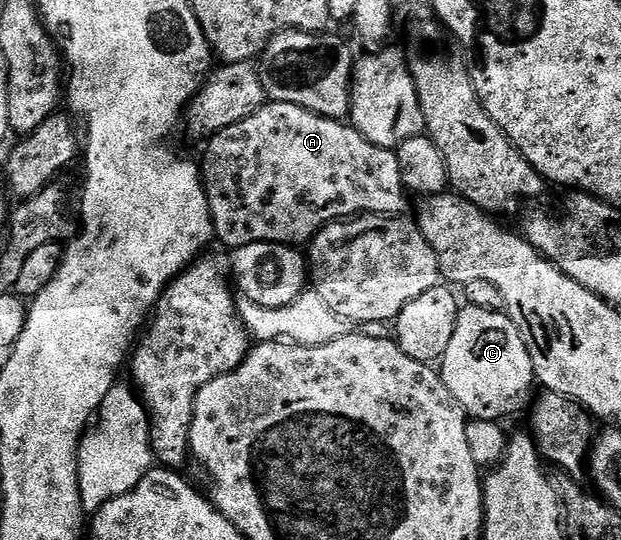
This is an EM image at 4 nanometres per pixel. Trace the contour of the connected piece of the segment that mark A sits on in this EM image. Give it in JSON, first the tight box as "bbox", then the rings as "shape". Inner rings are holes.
{"bbox":[201,101,408,248],"shape":[[[268,101],[253,116],[225,128],[219,134],[210,135],[207,146],[207,155],[201,158],[201,173],[203,175],[203,187],[207,189],[207,203],[211,209],[211,219],[215,225],[215,238],[223,241],[228,248],[236,248],[243,245],[257,244],[258,242],[271,242],[273,245],[292,246],[303,248],[315,237],[317,231],[330,222],[346,220],[360,214],[382,214],[384,216],[399,216],[404,213],[407,206],[408,191],[401,180],[401,164],[399,155],[395,150],[386,150],[384,146],[374,146],[361,132],[346,121],[338,118],[322,118],[320,114],[309,112],[297,104],[288,102]]]}

